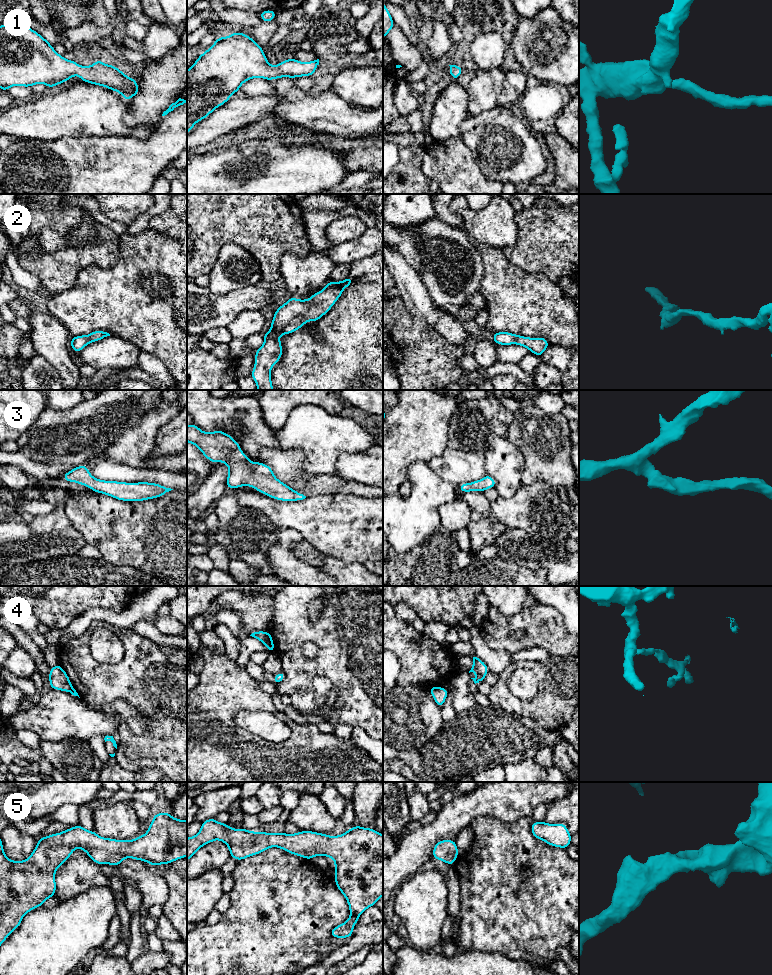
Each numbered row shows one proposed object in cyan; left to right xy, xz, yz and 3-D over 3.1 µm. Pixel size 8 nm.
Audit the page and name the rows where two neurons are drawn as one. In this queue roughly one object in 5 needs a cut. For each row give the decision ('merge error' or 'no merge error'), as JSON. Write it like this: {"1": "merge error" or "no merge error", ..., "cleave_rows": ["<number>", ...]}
{"1": "no merge error", "2": "no merge error", "3": "no merge error", "4": "merge error", "5": "no merge error", "cleave_rows": ["4"]}

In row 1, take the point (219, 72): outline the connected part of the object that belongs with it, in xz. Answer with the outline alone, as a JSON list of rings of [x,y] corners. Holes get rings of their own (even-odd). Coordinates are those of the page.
[[[234,32],[226,37],[218,37],[214,44],[198,57],[187,70],[187,134],[200,120],[209,116],[240,90],[241,85],[253,78],[266,80],[282,77],[297,78],[313,76],[319,59],[301,62],[294,58],[284,60],[276,66],[268,63],[262,47],[245,33]]]

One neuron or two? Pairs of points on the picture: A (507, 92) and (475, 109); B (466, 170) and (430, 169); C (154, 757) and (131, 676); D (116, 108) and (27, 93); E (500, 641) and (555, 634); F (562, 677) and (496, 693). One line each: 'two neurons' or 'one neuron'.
A: two neurons
B: one neuron
C: one neuron
D: two neurons
E: one neuron
F: one neuron

